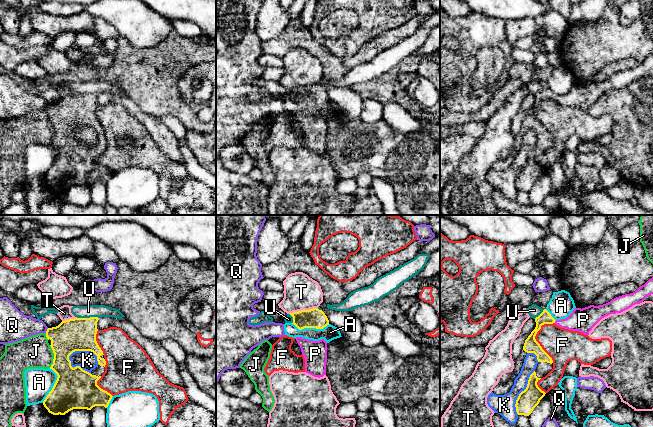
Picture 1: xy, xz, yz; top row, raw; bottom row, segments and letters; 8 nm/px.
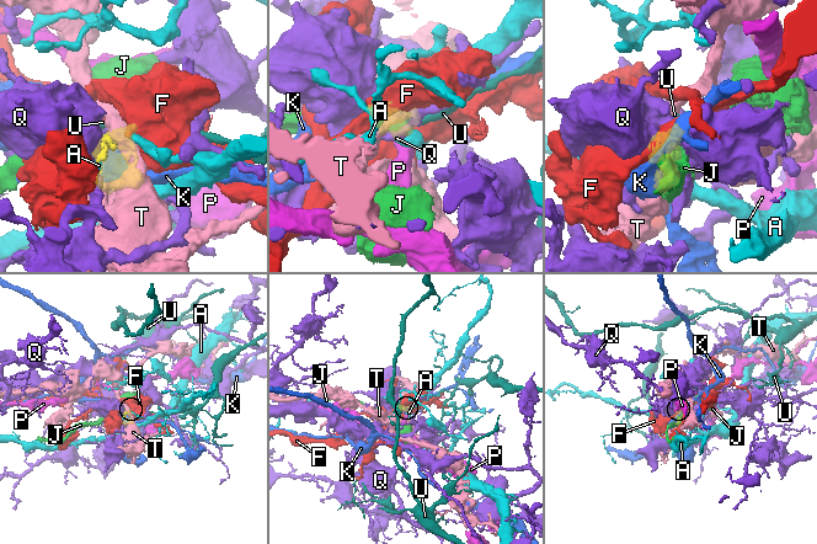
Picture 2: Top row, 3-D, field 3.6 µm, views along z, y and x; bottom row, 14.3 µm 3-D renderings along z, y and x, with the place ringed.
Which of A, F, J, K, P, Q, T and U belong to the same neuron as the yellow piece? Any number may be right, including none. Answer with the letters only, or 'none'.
P

